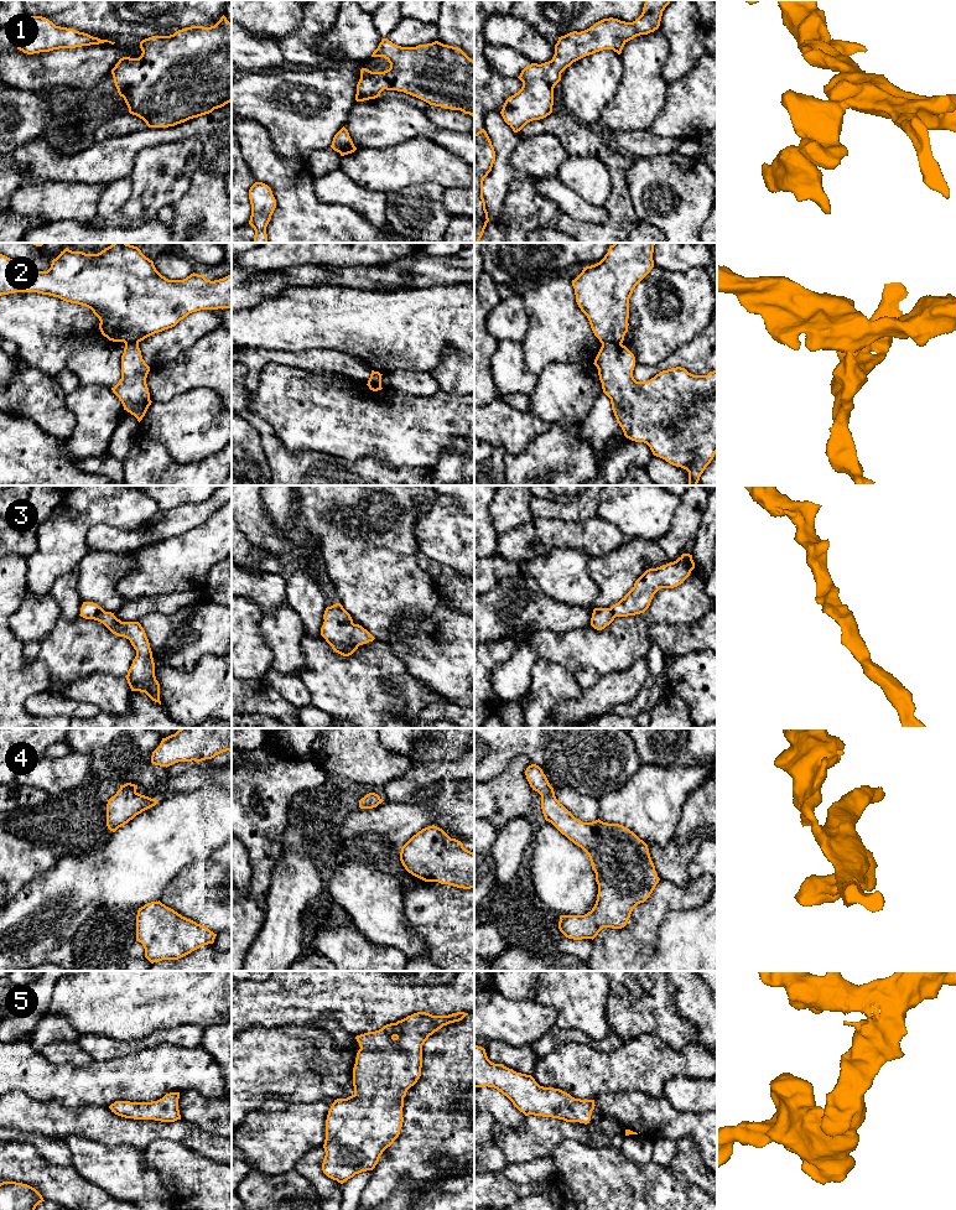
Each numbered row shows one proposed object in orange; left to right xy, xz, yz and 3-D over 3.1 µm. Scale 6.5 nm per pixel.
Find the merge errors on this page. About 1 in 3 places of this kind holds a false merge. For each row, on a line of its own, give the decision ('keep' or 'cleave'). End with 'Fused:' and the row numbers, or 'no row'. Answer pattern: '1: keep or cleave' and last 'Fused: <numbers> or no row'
1: keep
2: cleave
3: keep
4: keep
5: keep
Fused: 2

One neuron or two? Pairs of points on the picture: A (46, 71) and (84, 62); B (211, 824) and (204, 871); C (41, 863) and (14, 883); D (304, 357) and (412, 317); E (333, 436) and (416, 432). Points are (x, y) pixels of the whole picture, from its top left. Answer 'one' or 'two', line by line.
A: one
B: two
C: one
D: two
E: one

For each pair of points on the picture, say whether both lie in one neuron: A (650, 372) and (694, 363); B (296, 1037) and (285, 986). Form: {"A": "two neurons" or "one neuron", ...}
{"A": "one neuron", "B": "two neurons"}

